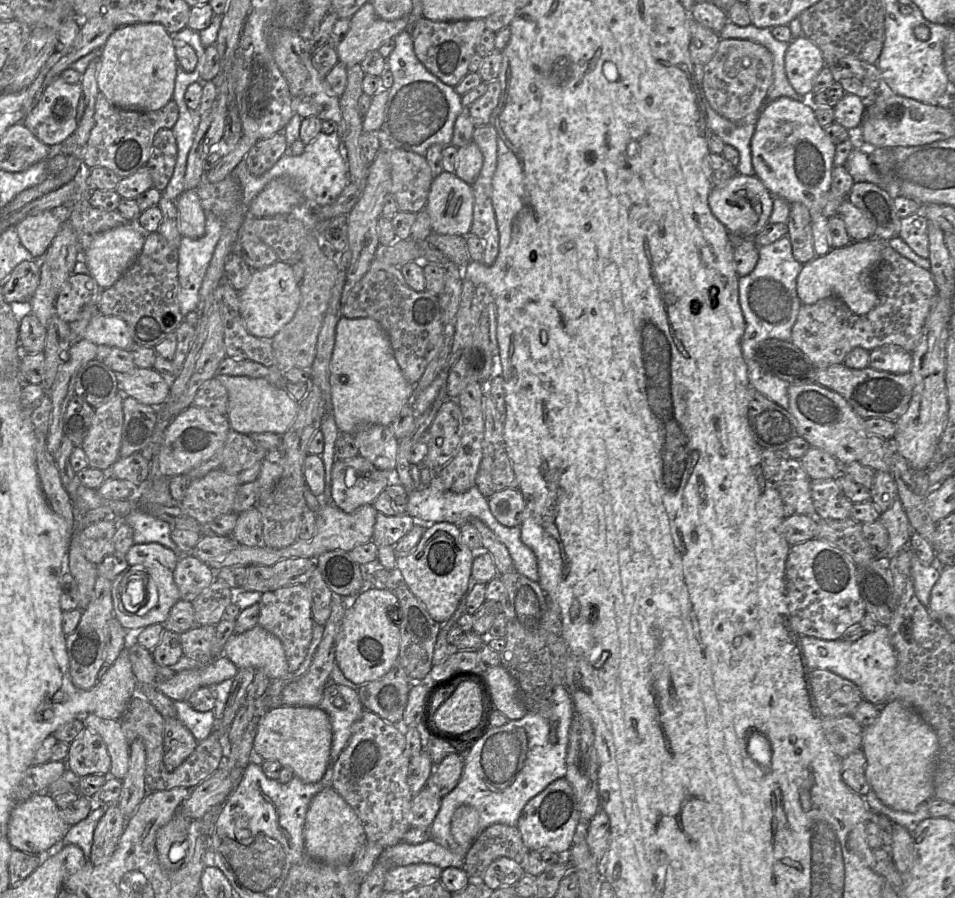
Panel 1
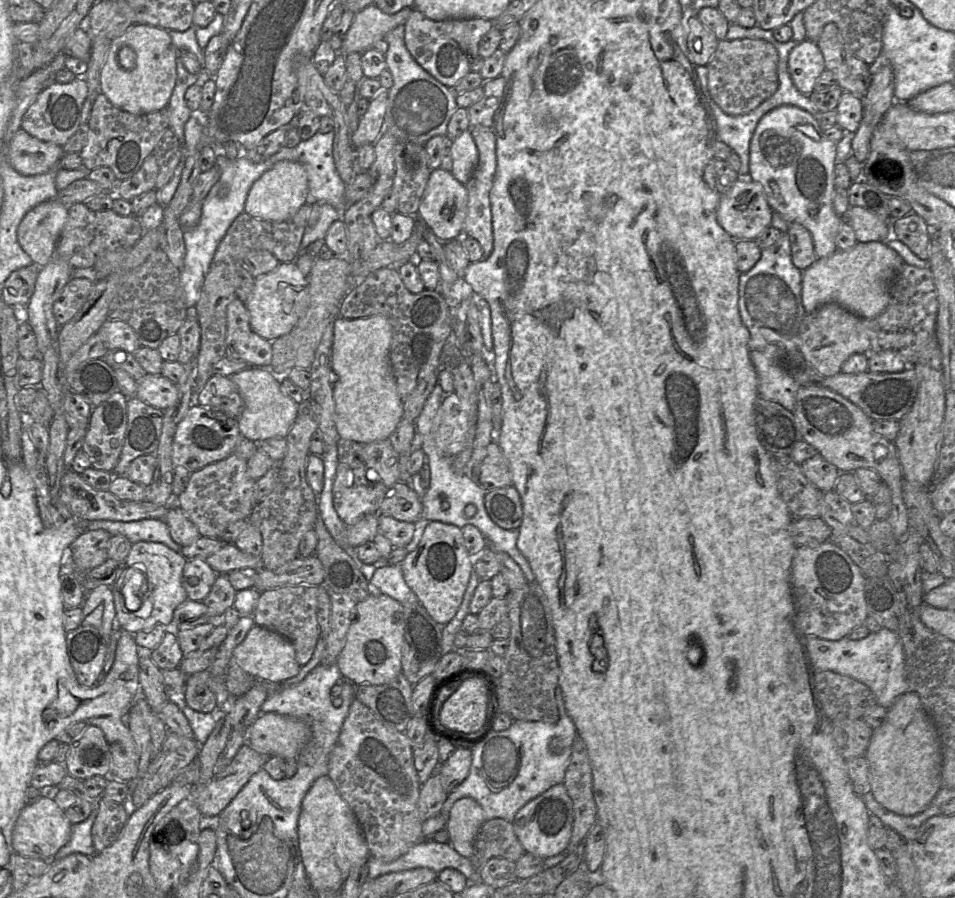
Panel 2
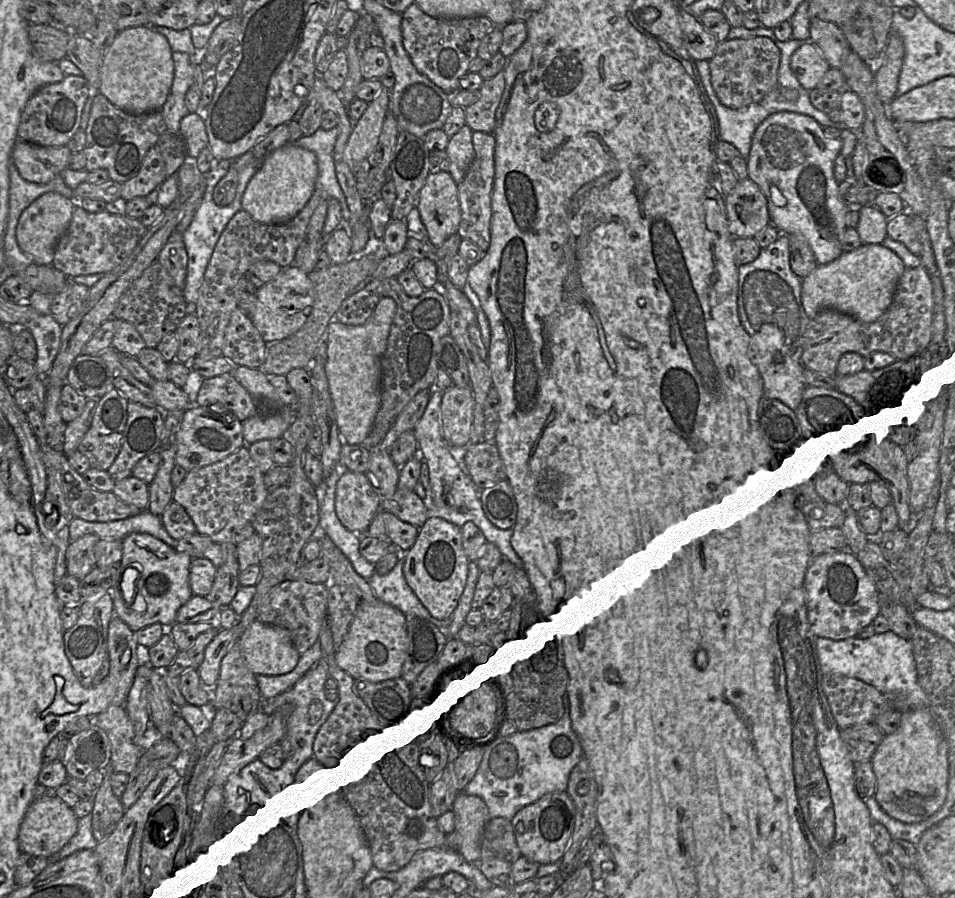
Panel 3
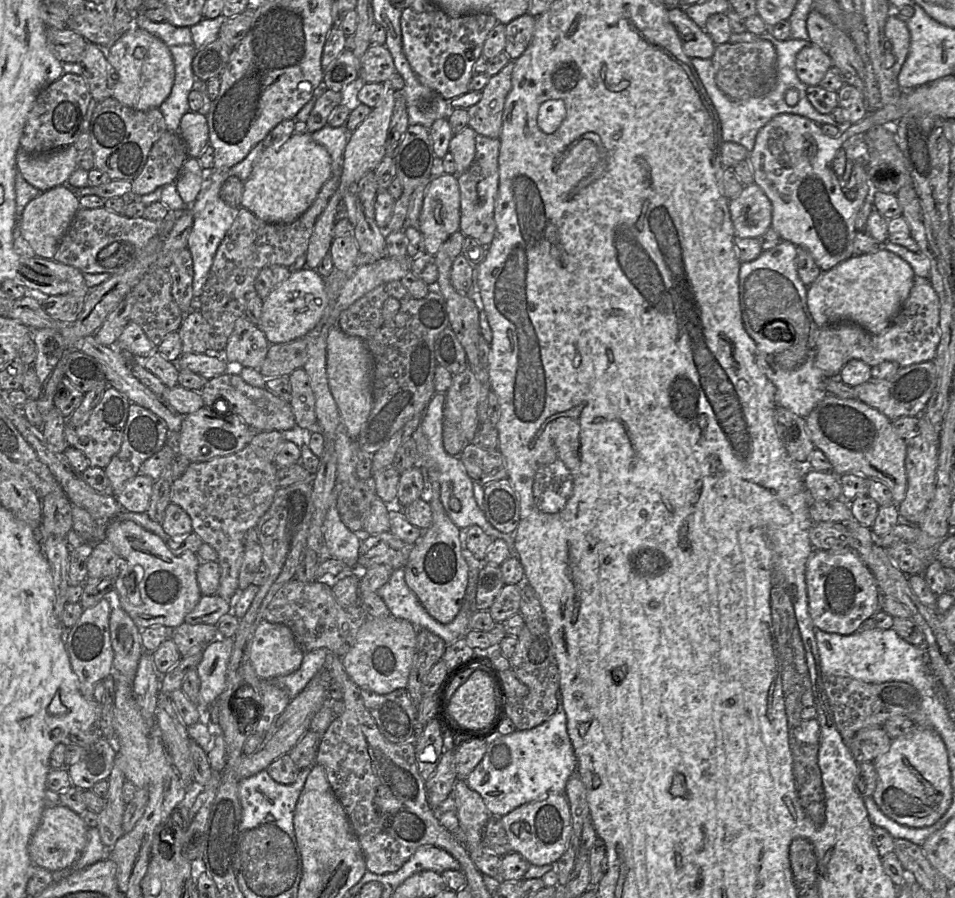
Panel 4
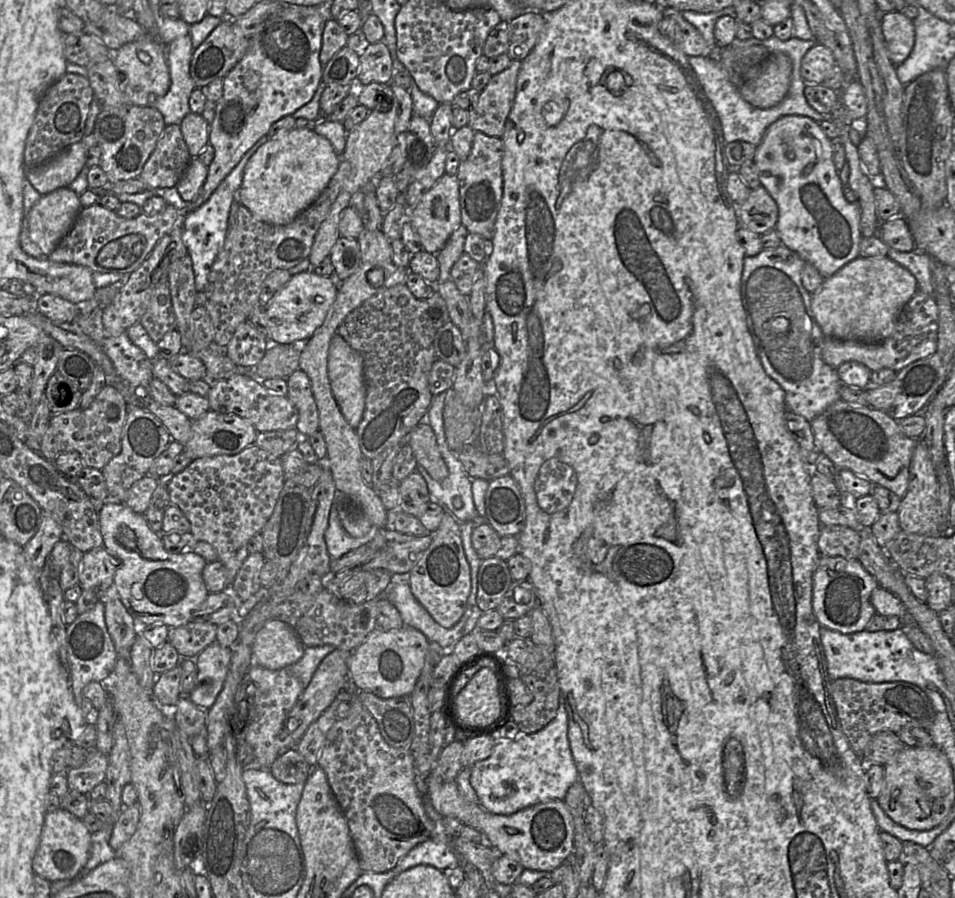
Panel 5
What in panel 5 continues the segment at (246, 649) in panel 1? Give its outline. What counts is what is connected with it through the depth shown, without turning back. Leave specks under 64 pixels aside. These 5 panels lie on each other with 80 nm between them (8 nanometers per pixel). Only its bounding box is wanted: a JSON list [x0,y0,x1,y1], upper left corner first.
[253,619,304,670]

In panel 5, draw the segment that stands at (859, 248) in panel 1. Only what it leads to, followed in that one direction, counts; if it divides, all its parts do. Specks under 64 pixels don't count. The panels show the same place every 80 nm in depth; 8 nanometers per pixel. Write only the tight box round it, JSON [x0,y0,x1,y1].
[811,256,917,343]

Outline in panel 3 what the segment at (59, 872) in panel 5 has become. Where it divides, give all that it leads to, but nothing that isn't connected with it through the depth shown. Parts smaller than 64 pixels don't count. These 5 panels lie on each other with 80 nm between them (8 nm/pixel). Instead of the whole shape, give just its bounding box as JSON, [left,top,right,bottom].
[18,797,79,858]

